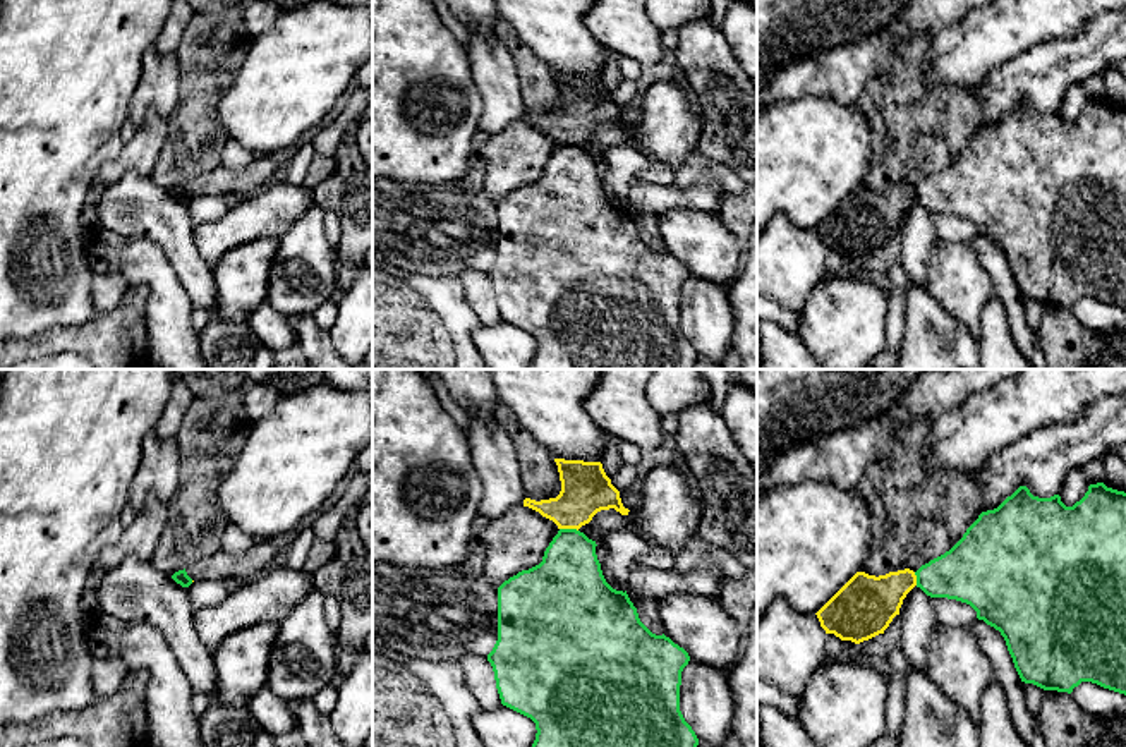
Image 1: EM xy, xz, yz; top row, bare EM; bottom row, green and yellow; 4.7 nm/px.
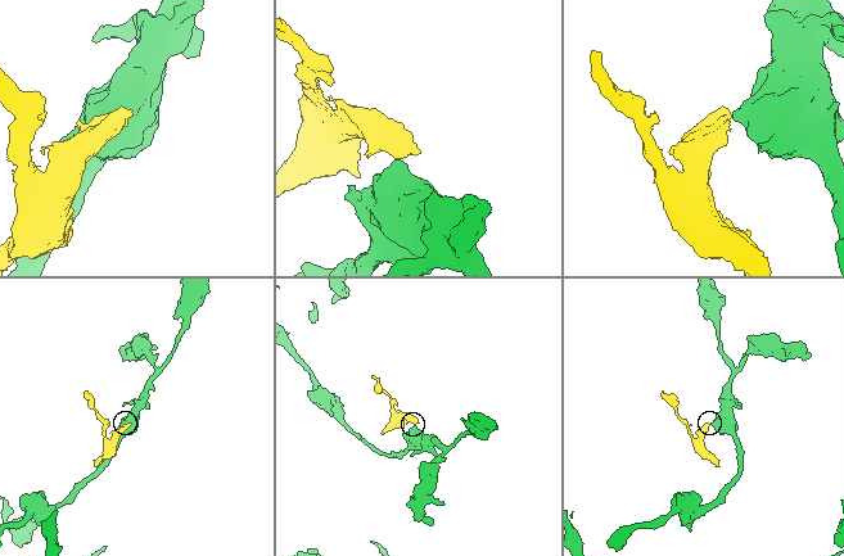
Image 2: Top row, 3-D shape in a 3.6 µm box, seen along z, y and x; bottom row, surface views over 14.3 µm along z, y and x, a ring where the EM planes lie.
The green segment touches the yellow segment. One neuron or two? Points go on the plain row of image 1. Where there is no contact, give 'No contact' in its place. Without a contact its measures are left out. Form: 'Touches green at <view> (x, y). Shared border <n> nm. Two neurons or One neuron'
Touches green at xz (569, 145). Shared border 90 nm. Two neurons

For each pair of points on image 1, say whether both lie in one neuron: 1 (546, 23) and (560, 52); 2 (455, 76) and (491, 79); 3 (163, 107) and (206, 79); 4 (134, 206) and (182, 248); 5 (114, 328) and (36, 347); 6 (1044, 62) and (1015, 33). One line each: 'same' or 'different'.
1: same
2: different
3: different
4: same
5: same
6: different

